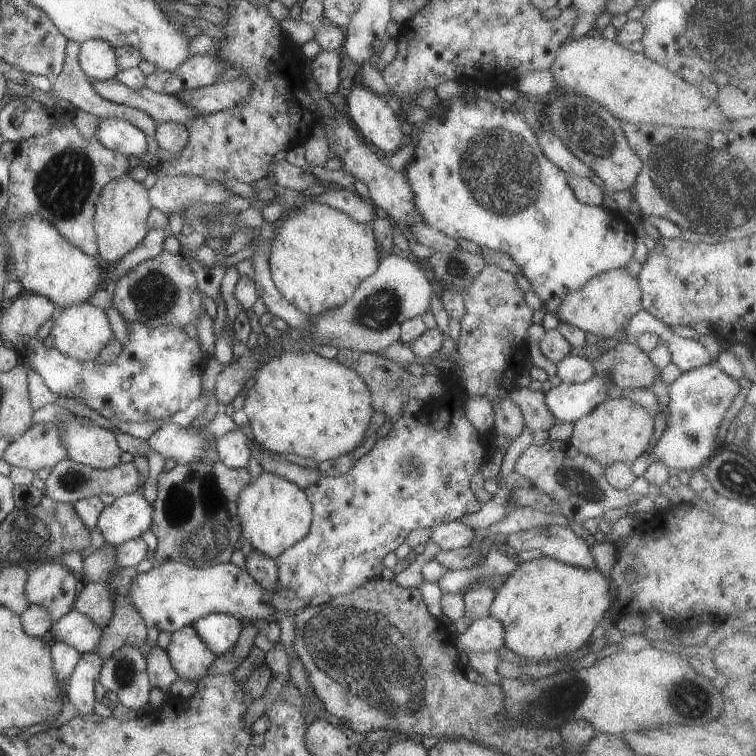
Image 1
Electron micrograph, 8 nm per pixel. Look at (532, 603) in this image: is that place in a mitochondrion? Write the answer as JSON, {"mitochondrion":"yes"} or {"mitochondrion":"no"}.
{"mitochondrion":"no"}

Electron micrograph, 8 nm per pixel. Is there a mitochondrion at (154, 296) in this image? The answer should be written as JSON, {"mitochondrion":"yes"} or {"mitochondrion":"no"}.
{"mitochondrion":"yes"}

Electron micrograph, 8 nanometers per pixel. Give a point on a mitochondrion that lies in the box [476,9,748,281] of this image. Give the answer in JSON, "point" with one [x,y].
{"point":[591,132]}

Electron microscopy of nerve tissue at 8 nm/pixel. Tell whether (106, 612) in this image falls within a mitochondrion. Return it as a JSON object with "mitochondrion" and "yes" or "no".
{"mitochondrion":"no"}

